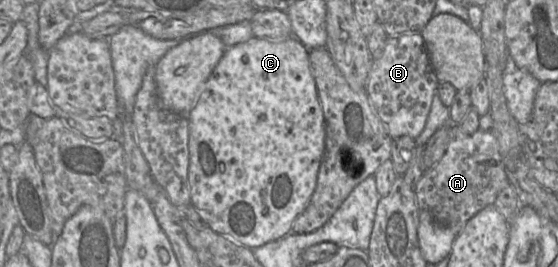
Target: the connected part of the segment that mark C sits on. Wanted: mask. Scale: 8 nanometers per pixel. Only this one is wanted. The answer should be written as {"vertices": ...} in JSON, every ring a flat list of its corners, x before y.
{"vertices":[[253,37,246,42,227,48,201,90,195,106,188,114,188,135,190,204,198,210,209,228,250,249,280,239,292,232,295,219,305,209,315,190,325,149,325,121,310,67,309,49,296,37,289,37,283,41,269,41]]}

